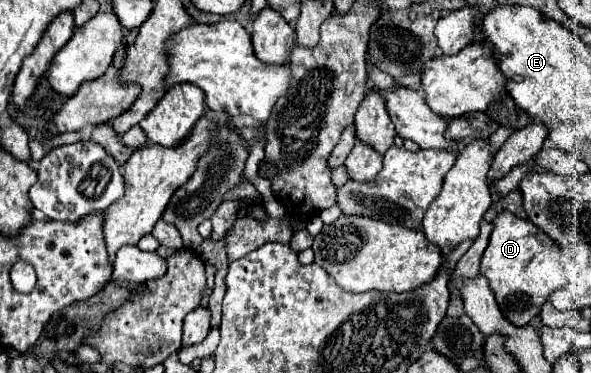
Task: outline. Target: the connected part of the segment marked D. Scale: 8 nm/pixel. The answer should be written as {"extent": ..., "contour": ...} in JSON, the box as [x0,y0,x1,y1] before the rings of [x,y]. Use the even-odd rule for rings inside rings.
{"extent":[482,211,566,327],"contour":[[[510,211],[500,213],[492,225],[490,243],[482,257],[482,275],[488,279],[490,289],[496,295],[496,303],[502,305],[500,311],[506,319],[516,327],[524,327],[538,317],[540,307],[546,303],[550,293],[566,285],[566,277],[560,267],[560,249],[532,221],[518,219]]]}

